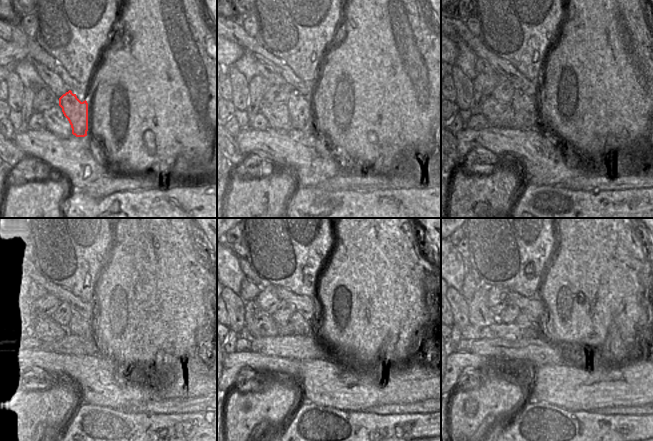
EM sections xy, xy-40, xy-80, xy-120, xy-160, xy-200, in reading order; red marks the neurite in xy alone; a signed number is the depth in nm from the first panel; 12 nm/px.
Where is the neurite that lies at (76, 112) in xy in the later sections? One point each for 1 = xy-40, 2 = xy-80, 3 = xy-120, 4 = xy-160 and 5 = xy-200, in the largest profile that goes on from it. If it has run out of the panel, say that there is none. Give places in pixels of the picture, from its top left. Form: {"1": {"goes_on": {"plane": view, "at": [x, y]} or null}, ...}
{"1": {"goes_on": {"plane": "xy-40", "at": [300, 108]}}, "2": {"goes_on": {"plane": "xy-80", "at": [521, 102]}}, "3": {"goes_on": {"plane": "xy-120", "at": [77, 325]}}, "4": {"goes_on": {"plane": "xy-160", "at": [301, 326]}}, "5": {"goes_on": {"plane": "xy-200", "at": [521, 320]}}}

